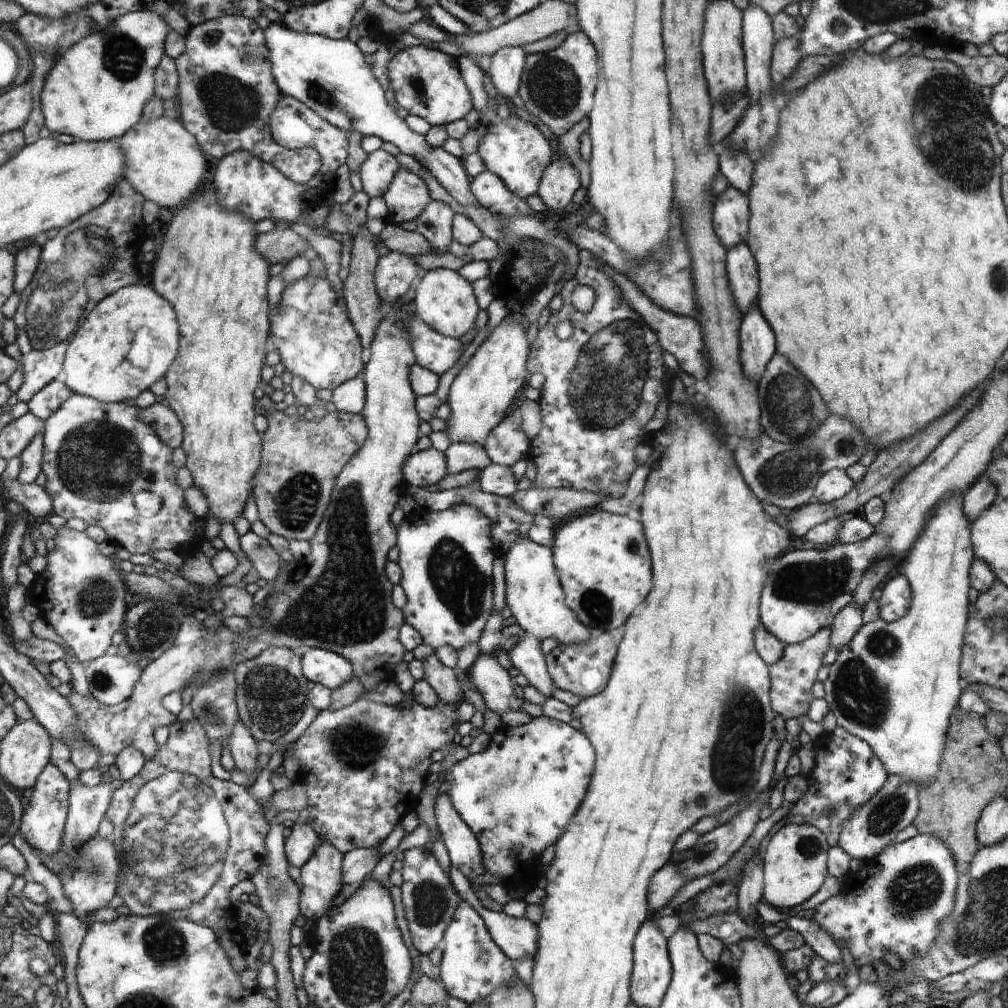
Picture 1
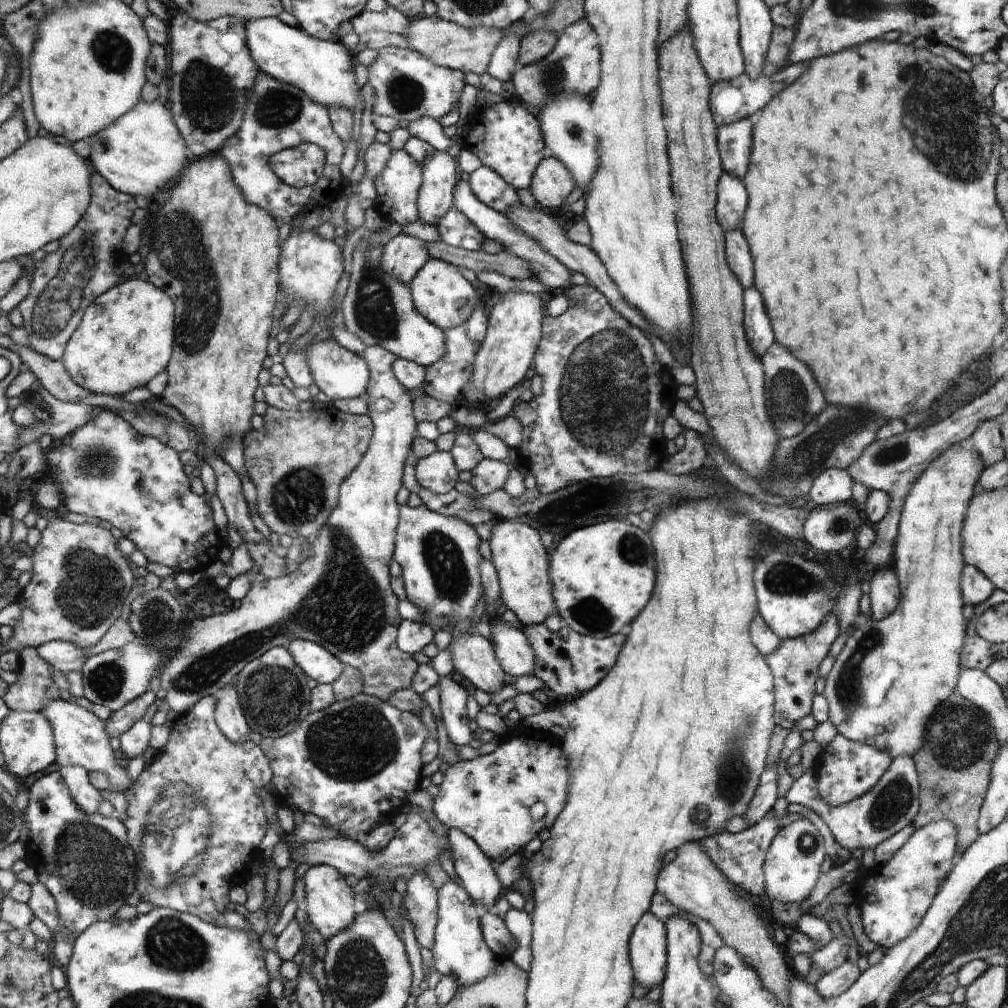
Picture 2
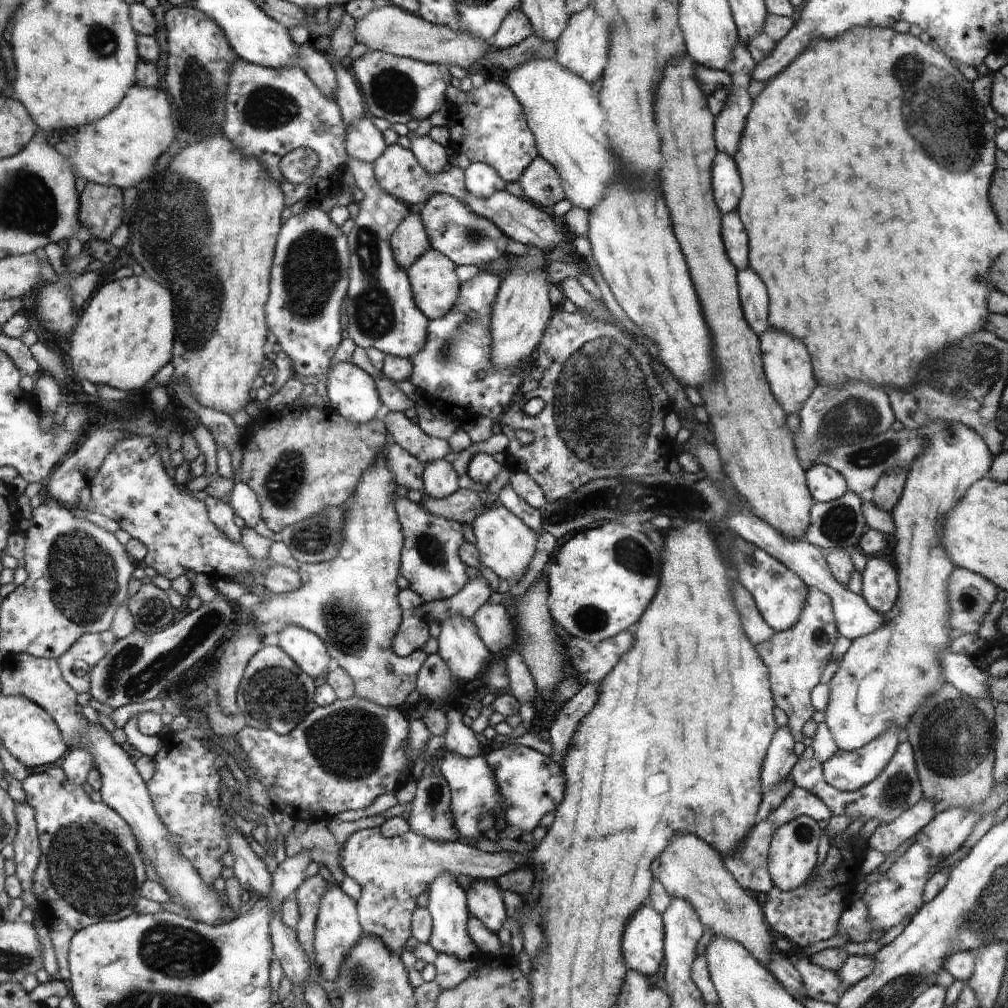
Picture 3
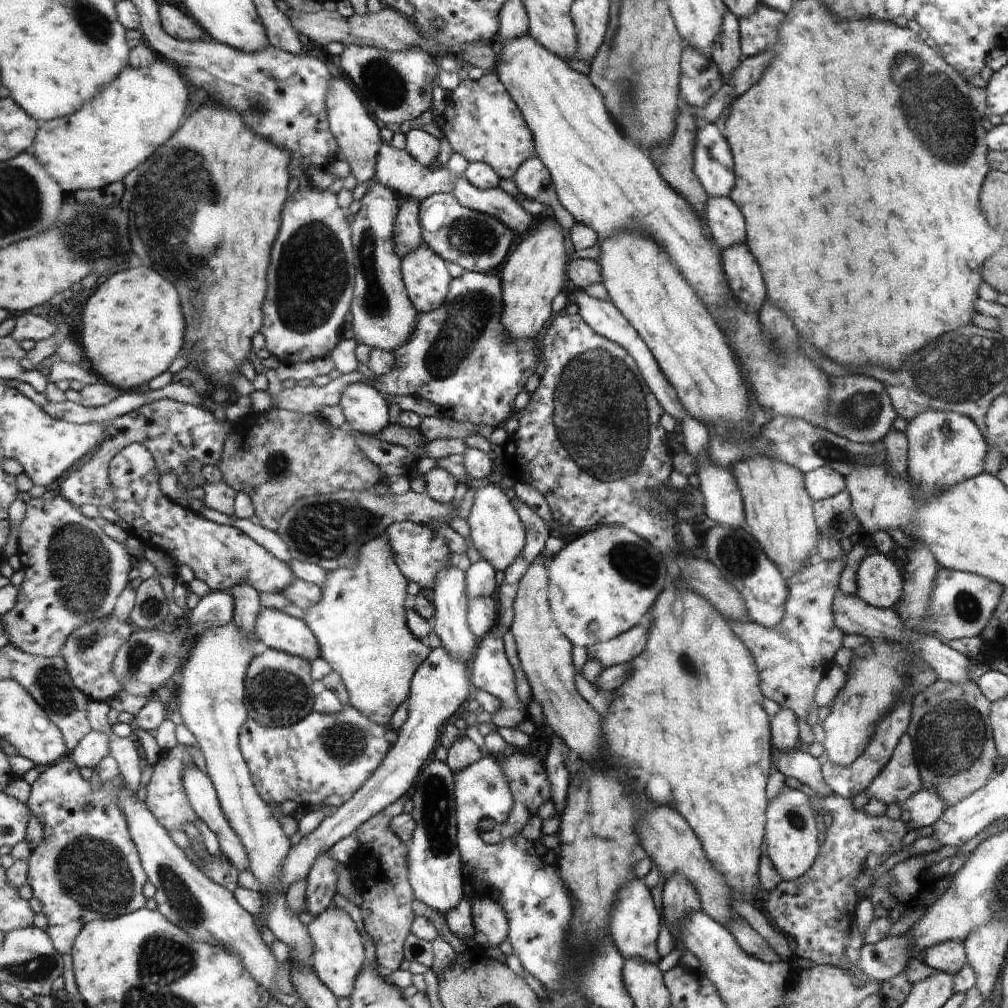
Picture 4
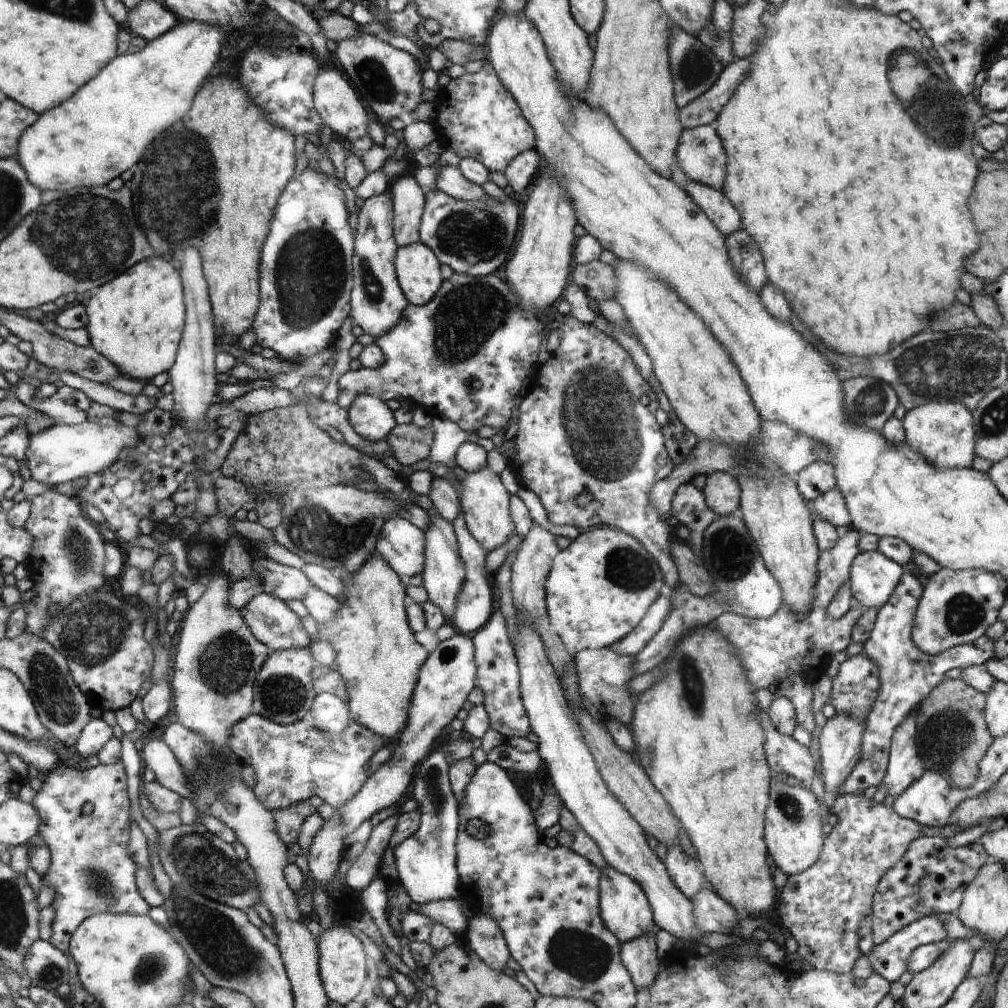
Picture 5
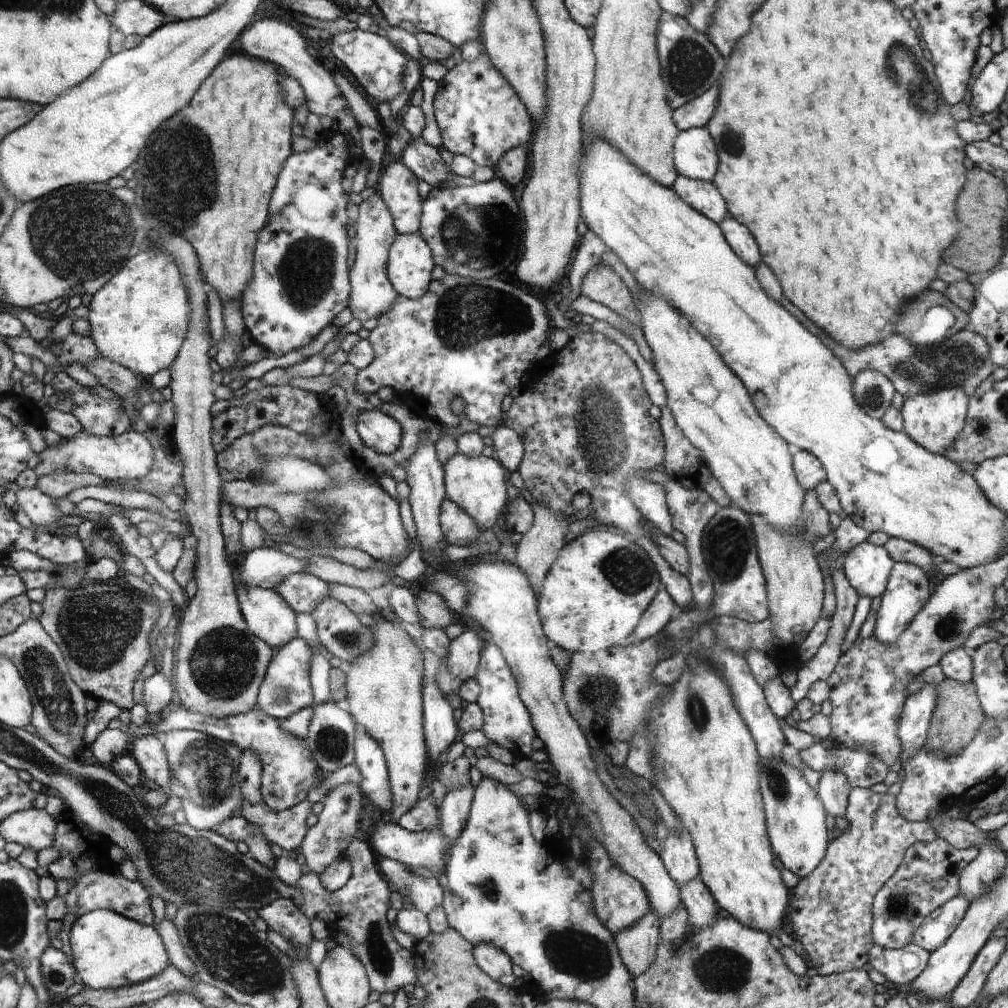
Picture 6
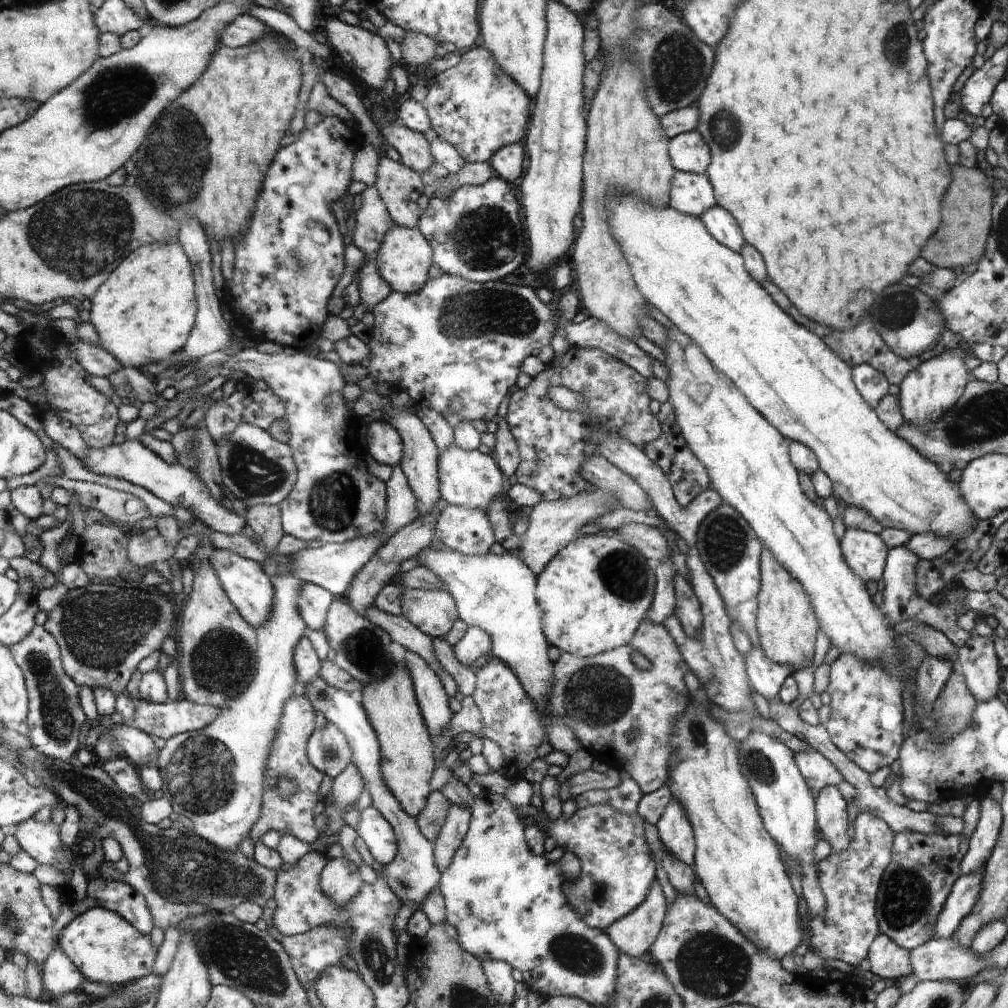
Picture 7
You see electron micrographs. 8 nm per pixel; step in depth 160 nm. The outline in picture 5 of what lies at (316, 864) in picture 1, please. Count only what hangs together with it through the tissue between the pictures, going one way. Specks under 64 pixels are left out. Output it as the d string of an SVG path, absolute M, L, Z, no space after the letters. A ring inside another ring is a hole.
M340 926L322 931L321 936L317 939L320 947L320 970L321 980L324 984L325 992L332 1002L346 1004L350 1002L360 990L362 984L366 982L366 956L364 956L364 946L362 942Z

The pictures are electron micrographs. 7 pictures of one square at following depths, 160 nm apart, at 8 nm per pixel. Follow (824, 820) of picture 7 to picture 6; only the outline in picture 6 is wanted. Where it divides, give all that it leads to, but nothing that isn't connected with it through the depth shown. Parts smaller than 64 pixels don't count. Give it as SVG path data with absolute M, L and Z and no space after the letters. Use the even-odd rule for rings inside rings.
M830 767L821 772L818 794L826 810L835 818L844 816L851 789L849 780L842 769Z

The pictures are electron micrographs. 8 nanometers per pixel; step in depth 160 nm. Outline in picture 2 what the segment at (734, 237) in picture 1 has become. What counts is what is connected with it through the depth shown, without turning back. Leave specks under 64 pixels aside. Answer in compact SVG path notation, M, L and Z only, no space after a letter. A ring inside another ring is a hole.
M732 172L723 173L718 186L717 212L724 230L743 227L748 200L748 190L743 180Z

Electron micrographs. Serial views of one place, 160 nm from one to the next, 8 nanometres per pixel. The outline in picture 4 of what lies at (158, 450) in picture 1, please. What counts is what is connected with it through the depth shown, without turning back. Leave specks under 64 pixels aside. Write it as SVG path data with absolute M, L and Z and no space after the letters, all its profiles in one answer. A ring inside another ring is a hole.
M131 443L112 458L108 468L110 484L114 488L112 510L130 524L133 533L145 547L152 542L154 547L167 554L176 567L184 564L191 568L196 579L205 582L212 591L228 590L248 582L259 594L282 592L295 578L290 567L260 544L243 534L237 527L216 524L198 516L197 512L182 508L161 492L160 475L156 460L148 448Z

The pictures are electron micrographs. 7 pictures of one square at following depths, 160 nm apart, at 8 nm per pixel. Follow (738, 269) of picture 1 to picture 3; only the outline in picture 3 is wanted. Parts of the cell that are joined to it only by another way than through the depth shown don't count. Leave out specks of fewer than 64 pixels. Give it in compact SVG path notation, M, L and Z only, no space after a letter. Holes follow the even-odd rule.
M722 213L722 238L729 258L738 269L749 268L749 238L740 215Z

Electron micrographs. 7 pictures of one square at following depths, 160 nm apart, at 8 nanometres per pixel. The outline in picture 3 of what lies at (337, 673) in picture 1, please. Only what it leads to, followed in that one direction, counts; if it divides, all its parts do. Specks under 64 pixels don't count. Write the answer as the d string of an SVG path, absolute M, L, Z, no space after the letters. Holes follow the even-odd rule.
M290 625L278 633L279 645L312 678L328 677L334 662L328 647L313 632Z

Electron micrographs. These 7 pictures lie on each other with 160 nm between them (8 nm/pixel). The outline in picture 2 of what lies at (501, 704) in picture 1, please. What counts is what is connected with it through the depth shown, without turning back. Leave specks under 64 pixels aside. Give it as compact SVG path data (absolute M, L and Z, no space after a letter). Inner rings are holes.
M464 633L455 636L448 645L453 663L453 673L459 673L485 693L497 698L496 692L504 686L504 672L490 642L478 634Z

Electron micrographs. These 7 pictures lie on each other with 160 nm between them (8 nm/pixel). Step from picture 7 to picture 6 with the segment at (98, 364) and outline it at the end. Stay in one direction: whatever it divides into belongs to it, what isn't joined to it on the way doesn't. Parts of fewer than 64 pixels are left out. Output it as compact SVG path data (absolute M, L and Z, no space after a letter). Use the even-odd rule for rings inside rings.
M72 332L69 338L61 343L62 352L58 356L62 366L80 363L88 366L96 358L100 358L101 351L96 342L88 336L81 336Z

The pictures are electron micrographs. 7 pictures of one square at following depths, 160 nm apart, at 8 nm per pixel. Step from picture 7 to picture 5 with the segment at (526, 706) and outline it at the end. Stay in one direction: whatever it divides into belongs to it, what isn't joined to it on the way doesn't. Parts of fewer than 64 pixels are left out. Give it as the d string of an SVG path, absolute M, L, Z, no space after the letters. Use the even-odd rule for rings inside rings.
M496 610L485 627L472 635L472 641L477 669L475 684L484 692L483 706L490 728L502 734L505 742L510 738L526 738L531 727L521 698L517 658L500 611Z

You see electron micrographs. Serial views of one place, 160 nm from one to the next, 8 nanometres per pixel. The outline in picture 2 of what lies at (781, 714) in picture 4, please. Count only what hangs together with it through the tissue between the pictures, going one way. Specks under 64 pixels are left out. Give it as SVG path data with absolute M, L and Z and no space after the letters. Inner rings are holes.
M778 764L767 766L761 775L761 782L758 782L756 796L749 806L749 811L743 816L744 819L748 820L750 825L760 822L764 818L764 815L769 810L772 810L776 800L778 800L776 793L778 792L779 779Z

